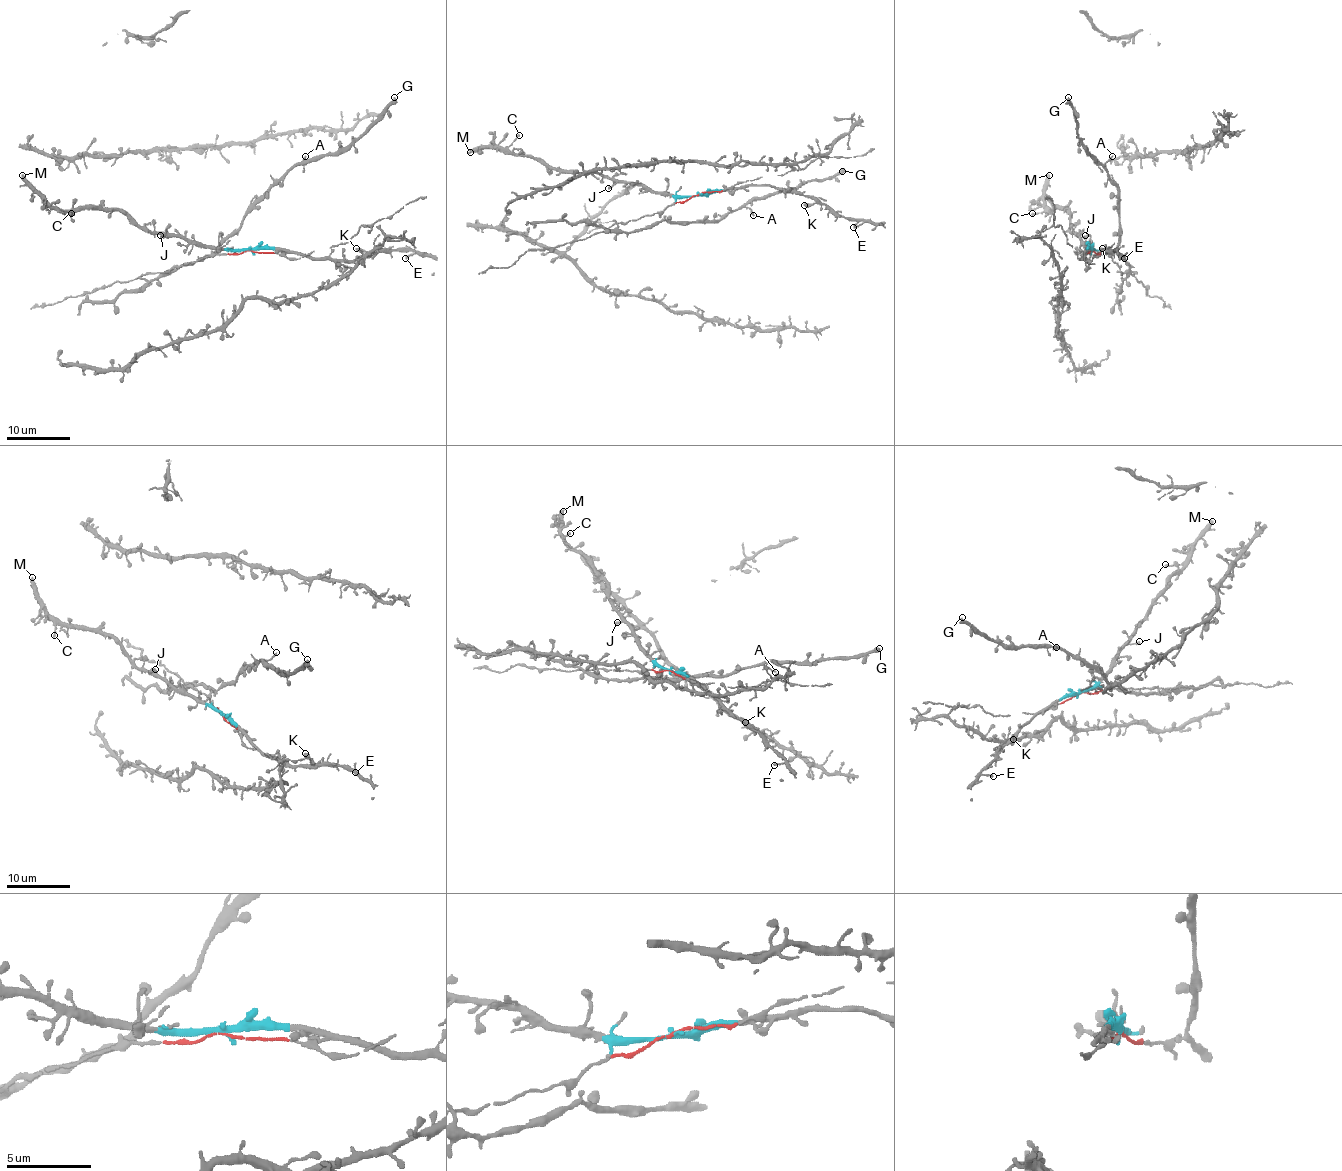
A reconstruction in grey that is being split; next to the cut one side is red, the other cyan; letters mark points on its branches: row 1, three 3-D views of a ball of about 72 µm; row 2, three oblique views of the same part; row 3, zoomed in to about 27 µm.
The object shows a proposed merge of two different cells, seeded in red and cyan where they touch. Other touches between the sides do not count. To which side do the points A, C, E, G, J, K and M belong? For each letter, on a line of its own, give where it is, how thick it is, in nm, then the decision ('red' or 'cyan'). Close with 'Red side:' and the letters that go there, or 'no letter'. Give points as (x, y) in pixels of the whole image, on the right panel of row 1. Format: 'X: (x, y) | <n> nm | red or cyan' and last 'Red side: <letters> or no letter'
A: (1112, 156) | 200 nm | red
C: (1032, 213) | 240 nm | cyan
E: (1124, 258) | 200 nm | cyan
G: (1068, 97) | 440 nm | red
J: (1085, 235) | 260 nm | cyan
K: (1102, 248) | 400 nm | cyan
M: (1049, 175) | 380 nm | cyan
Red side: A, G

